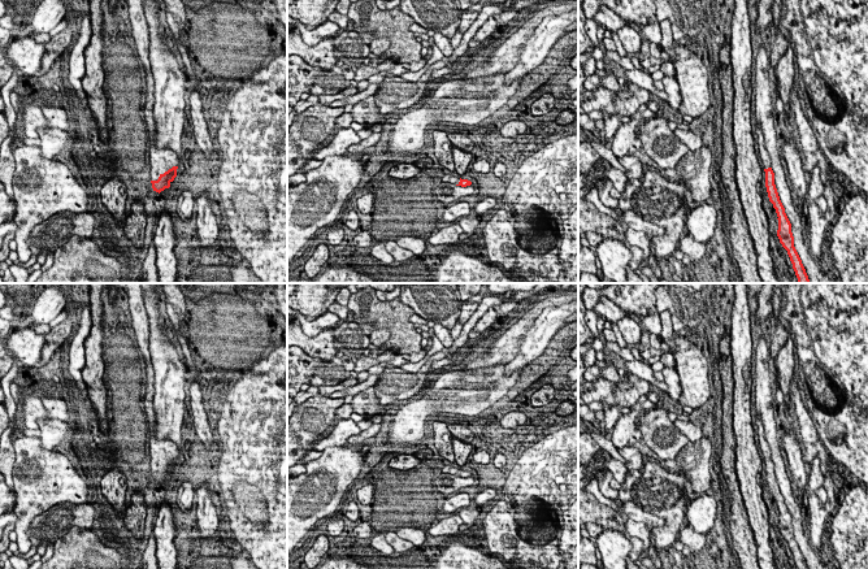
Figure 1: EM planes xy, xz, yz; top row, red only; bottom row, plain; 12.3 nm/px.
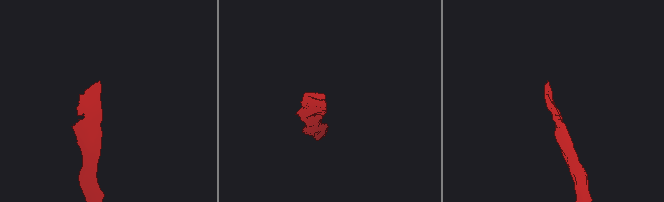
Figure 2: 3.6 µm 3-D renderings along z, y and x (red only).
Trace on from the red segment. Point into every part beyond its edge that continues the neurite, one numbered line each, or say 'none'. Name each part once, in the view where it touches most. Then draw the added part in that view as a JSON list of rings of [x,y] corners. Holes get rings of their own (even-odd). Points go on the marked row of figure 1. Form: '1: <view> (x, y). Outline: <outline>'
1: xy (161, 160). Outline: [[[126,0],[129,6],[129,18],[133,30],[133,38],[135,42],[135,48],[138,57],[146,70],[146,105],[144,116],[146,123],[149,131],[149,161],[151,161],[151,181],[157,181],[161,174],[178,166],[179,161],[177,153],[164,148],[159,149],[155,143],[155,118],[153,118],[153,105],[155,105],[155,79],[152,75],[151,62],[149,62],[149,31],[148,23],[144,16],[144,9],[142,0]]]

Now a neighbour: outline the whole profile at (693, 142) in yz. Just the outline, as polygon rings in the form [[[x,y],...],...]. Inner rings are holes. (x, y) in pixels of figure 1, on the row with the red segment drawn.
[[[676,129],[673,133],[691,152],[700,149],[703,145],[700,136],[695,135],[693,131]]]

